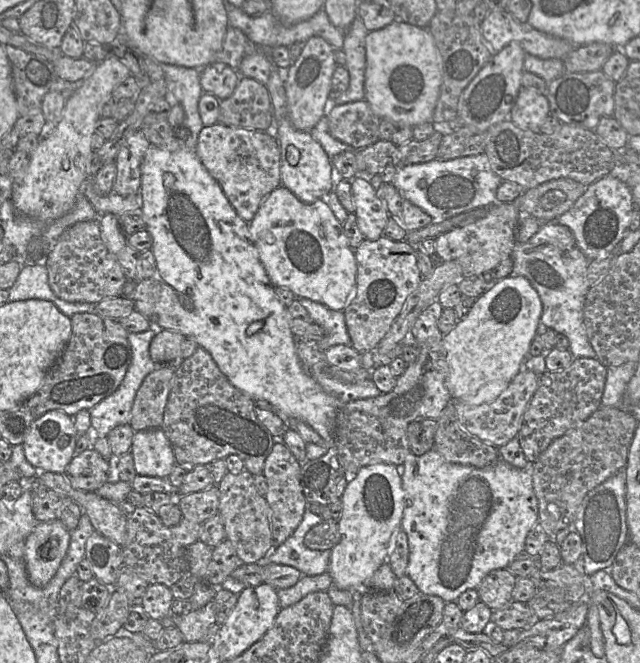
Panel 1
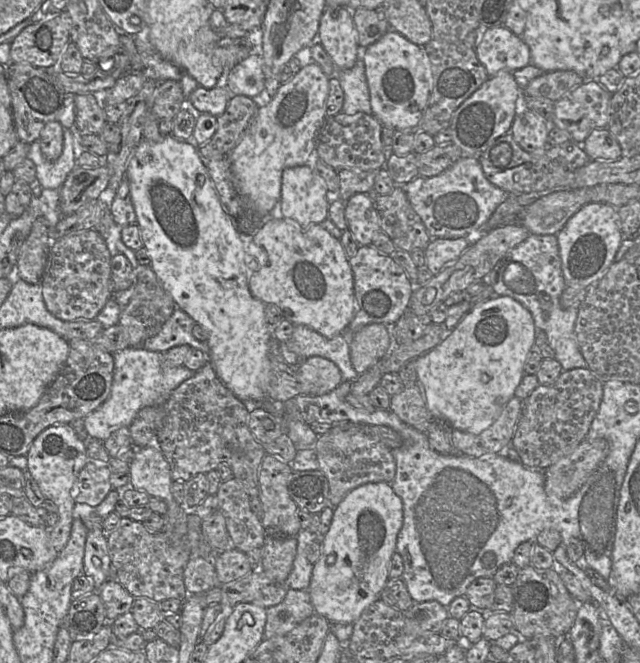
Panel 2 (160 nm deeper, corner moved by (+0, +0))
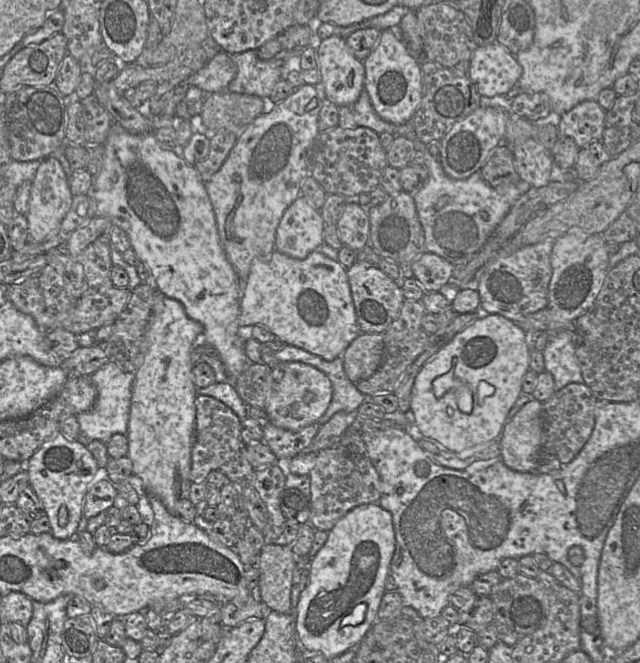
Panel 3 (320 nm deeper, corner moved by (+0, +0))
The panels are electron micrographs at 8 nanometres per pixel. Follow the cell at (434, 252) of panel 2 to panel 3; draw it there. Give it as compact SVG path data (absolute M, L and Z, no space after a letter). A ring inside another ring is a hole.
M424 252L411 263L413 276L421 283L424 294L439 292L450 282L454 265L441 256Z

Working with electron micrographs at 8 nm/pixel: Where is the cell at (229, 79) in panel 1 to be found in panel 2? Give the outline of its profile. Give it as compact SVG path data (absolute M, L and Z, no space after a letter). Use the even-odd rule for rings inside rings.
M219 81L217 86L211 89L198 86L190 94L188 101L200 114L206 113L217 118L225 111L232 96L224 82Z

